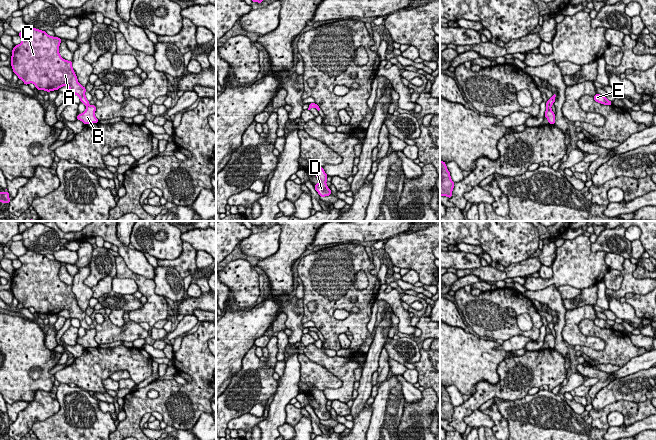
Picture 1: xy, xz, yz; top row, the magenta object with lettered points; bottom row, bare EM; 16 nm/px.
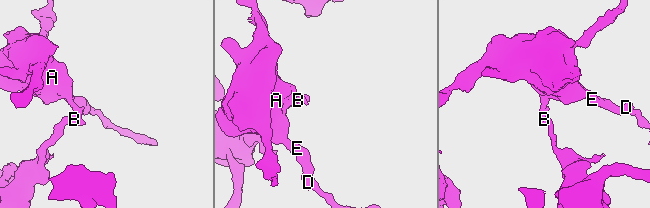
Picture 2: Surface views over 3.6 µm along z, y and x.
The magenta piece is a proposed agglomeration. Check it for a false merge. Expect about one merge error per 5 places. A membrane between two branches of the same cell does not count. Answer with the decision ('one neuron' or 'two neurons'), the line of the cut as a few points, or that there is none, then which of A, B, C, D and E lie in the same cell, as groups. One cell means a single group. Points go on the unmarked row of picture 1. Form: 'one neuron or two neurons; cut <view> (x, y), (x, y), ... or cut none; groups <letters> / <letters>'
two neurons; cut yz (547, 326), (550, 330); groups A C D E / B

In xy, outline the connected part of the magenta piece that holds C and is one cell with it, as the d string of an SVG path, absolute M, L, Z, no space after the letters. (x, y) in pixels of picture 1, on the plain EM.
M27 251L18 257L22 266L14 270L11 280L11 290L13 296L21 303L25 309L33 307L37 314L47 316L58 314L62 310L68 310L71 318L79 320L81 327L85 330L90 328L86 323L86 312L81 310L72 292L72 285L63 283L59 278L61 262L52 261L45 255L33 251Z

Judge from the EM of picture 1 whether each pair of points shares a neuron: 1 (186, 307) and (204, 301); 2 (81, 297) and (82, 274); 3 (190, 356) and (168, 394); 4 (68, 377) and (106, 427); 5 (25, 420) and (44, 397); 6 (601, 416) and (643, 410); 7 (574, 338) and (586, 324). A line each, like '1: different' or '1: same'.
1: same
2: same
3: same
4: different
5: same
6: same
7: different

